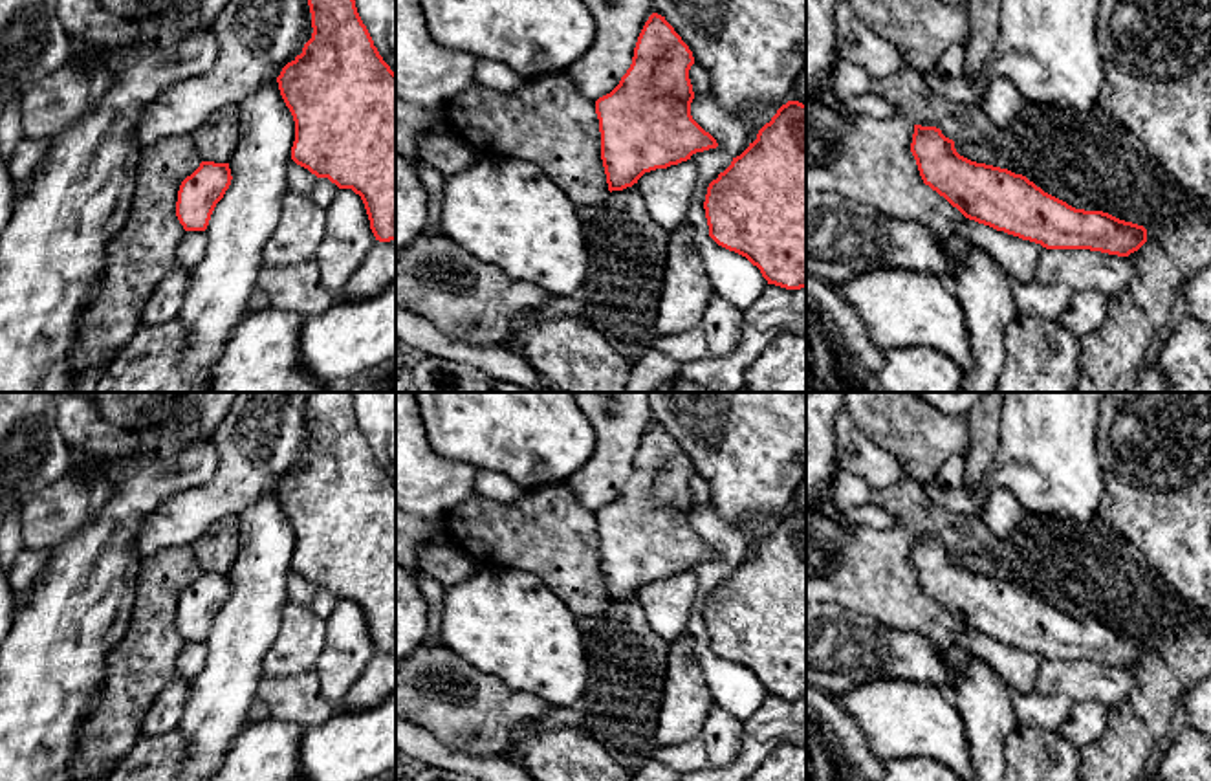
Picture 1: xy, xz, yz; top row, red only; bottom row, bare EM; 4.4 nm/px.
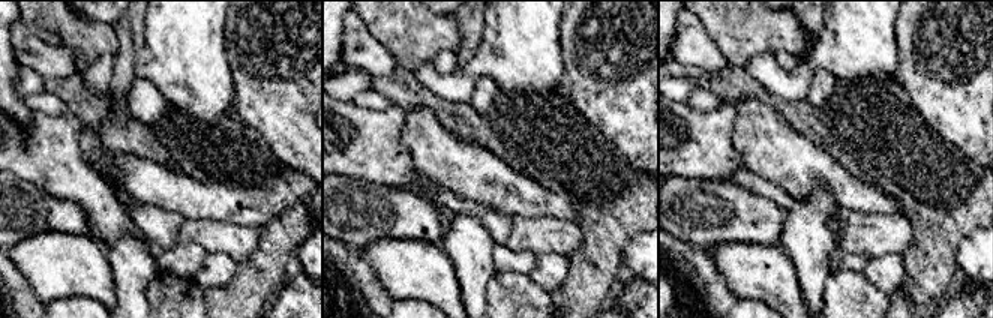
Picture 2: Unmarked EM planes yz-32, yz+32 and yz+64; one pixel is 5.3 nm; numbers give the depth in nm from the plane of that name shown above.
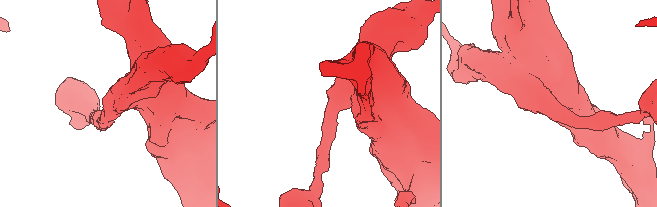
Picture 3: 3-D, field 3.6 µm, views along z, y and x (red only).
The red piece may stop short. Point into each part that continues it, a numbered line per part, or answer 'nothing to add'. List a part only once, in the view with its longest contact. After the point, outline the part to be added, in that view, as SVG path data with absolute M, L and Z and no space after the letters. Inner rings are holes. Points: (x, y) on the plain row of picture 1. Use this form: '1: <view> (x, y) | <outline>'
nothing to add

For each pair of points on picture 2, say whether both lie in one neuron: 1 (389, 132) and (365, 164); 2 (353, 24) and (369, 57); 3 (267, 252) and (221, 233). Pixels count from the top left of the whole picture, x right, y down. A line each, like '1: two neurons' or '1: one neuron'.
1: one neuron
2: one neuron
3: two neurons

